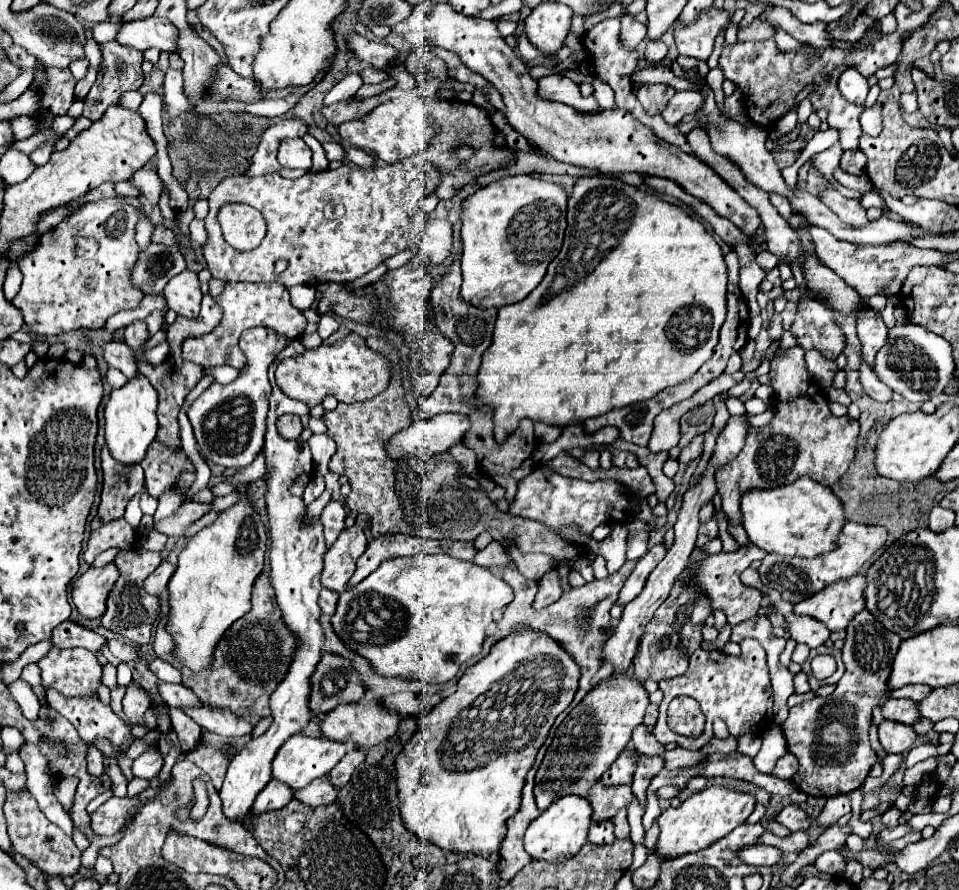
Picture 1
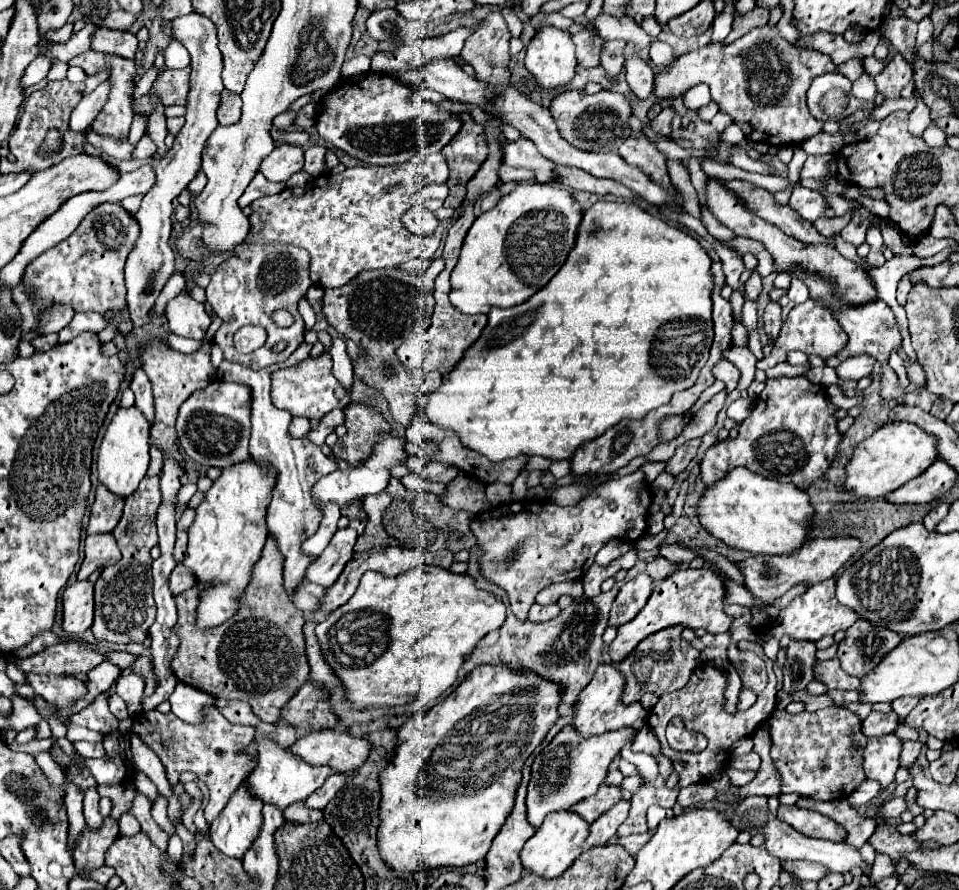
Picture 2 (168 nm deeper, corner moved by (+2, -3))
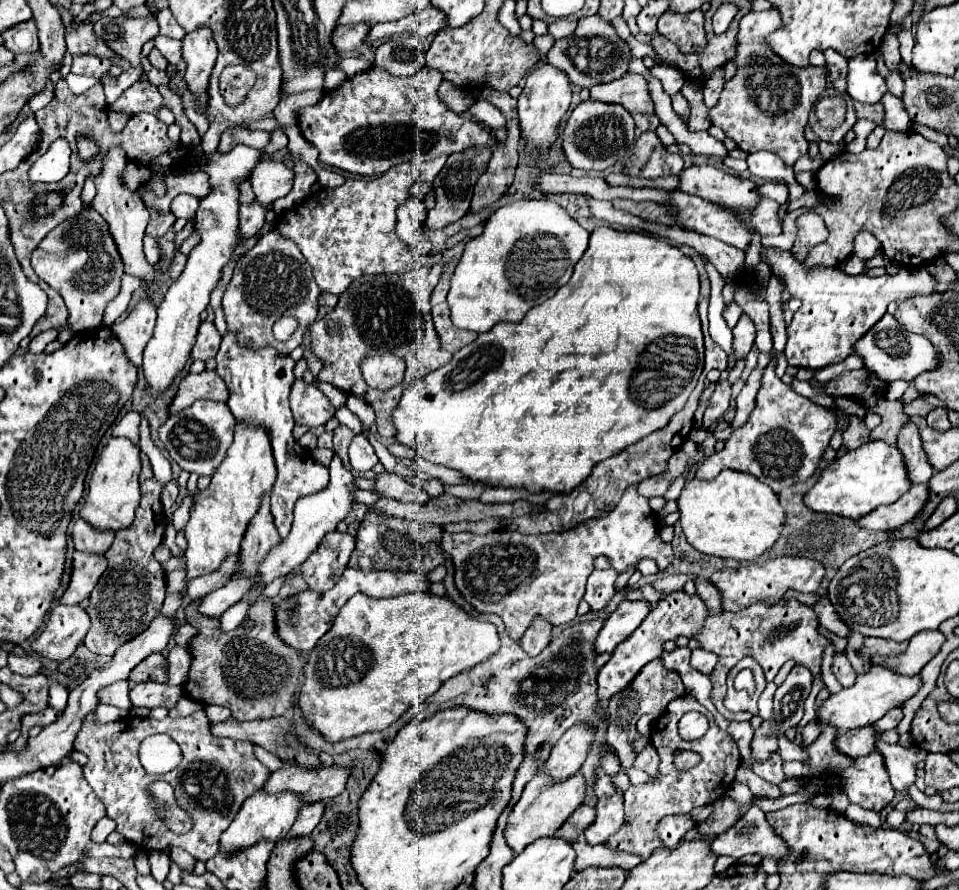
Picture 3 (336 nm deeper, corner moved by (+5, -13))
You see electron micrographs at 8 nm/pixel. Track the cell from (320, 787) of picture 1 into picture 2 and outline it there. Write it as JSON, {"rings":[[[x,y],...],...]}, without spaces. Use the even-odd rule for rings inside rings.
{"rings":[[[303,802],[299,804],[291,804],[291,808],[287,808],[283,812],[283,818],[291,824],[305,824],[305,822],[319,822],[323,818],[323,810],[315,810],[311,812],[311,808],[307,808]]]}

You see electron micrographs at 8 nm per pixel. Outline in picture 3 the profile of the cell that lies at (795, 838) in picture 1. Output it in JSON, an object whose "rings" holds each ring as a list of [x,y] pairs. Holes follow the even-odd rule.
{"rings":[[[752,806],[732,828],[712,842],[712,852],[716,856],[732,856],[736,860],[746,854],[758,854],[780,862],[788,856],[788,844],[772,830],[766,814],[758,806]]]}

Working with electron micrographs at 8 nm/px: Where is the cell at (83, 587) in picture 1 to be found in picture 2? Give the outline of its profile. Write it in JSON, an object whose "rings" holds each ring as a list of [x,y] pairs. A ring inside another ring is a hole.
{"rings":[[[75,582],[63,592],[63,624],[67,634],[81,634],[93,624],[93,584]]]}

